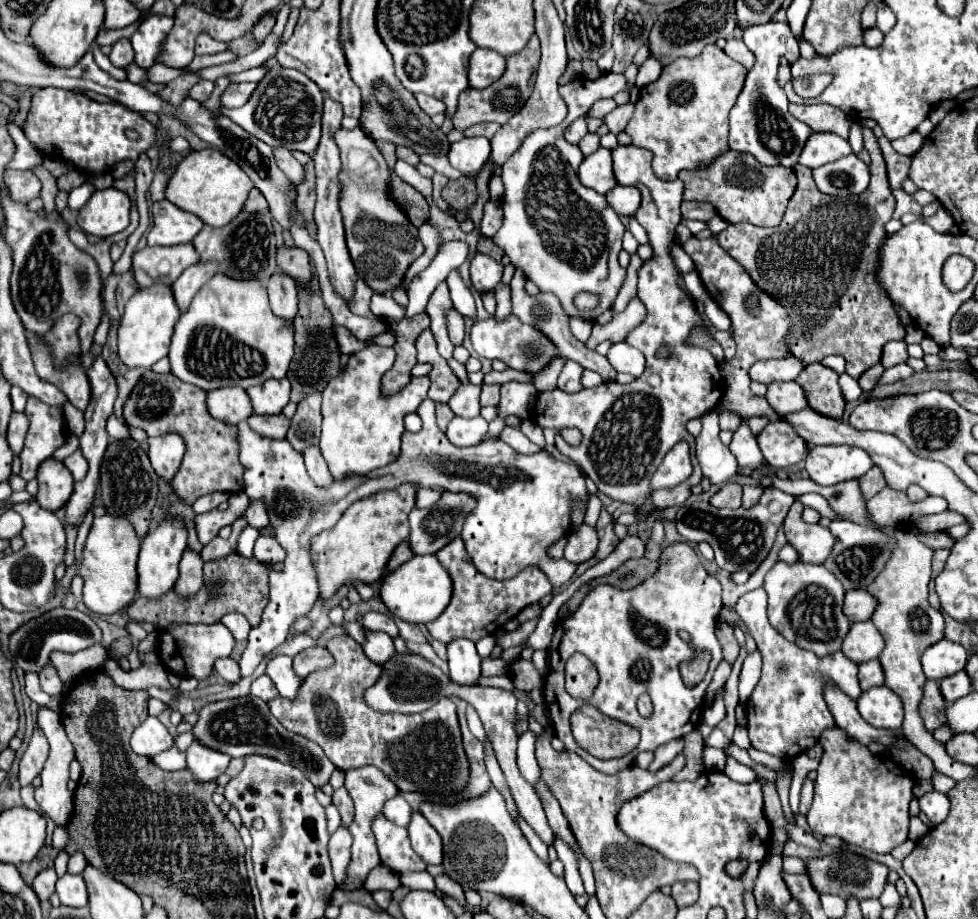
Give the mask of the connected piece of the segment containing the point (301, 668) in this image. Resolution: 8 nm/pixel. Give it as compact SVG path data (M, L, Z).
M310 647L294 657L294 673L300 679L304 679L314 669L330 667L330 665L332 665L332 655L328 655L326 647Z

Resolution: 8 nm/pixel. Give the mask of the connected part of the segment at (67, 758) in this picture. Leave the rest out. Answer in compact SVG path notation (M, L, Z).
M38 707L36 711L36 723L40 725L40 729L44 731L44 735L48 737L50 743L50 755L44 763L44 769L40 773L42 777L42 785L36 787L34 791L34 799L40 805L40 809L60 827L64 827L64 823L68 823L70 815L72 815L72 793L68 790L68 781L70 781L70 761L74 759L74 747L70 743L70 739L64 733L64 727L60 723L60 715L56 711L48 711L46 707Z

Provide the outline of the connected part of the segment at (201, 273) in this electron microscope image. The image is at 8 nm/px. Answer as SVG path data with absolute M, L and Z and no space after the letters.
M206 261L206 263L196 263L192 267L188 267L180 279L176 279L176 283L172 285L176 303L180 307L180 311L184 313L190 307L192 297L198 293L198 289L210 281L214 275L218 273L218 261Z

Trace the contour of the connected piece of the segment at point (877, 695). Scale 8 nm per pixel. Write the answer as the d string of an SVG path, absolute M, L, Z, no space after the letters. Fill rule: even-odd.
M886 685L872 687L858 697L860 715L872 725L898 731L904 719L900 697Z

